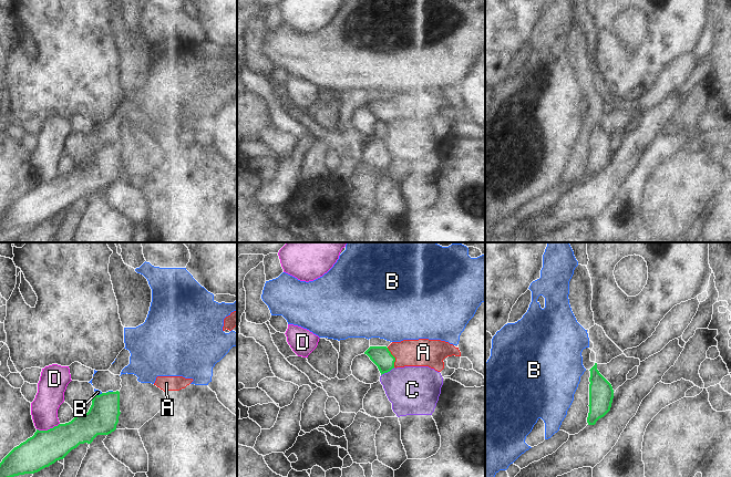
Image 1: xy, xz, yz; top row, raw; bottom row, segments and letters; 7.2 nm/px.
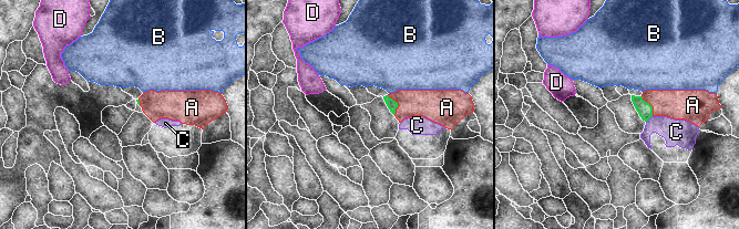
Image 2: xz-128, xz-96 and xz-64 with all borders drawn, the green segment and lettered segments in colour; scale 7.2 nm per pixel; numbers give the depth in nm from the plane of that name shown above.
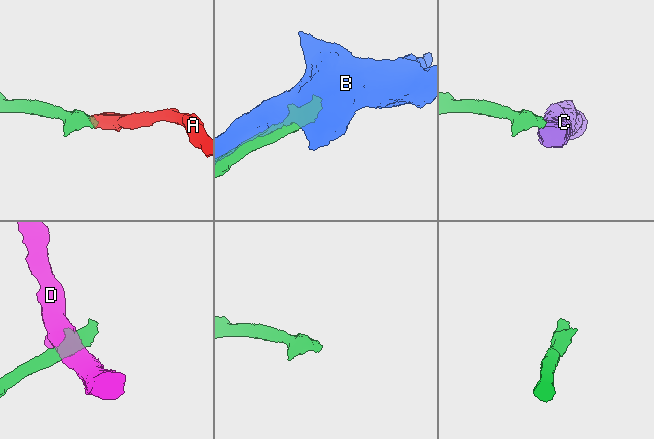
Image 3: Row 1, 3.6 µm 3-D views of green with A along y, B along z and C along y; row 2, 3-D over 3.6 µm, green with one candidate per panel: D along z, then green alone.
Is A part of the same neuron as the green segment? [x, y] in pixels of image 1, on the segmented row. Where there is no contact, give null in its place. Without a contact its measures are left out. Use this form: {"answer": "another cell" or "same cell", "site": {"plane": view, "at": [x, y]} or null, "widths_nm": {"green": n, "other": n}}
{"answer": "same cell", "site": {"plane": "xz", "at": [394, 358]}, "widths_nm": {"green": 150, "other": 200}}

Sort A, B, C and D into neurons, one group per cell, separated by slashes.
A / B / C / D

